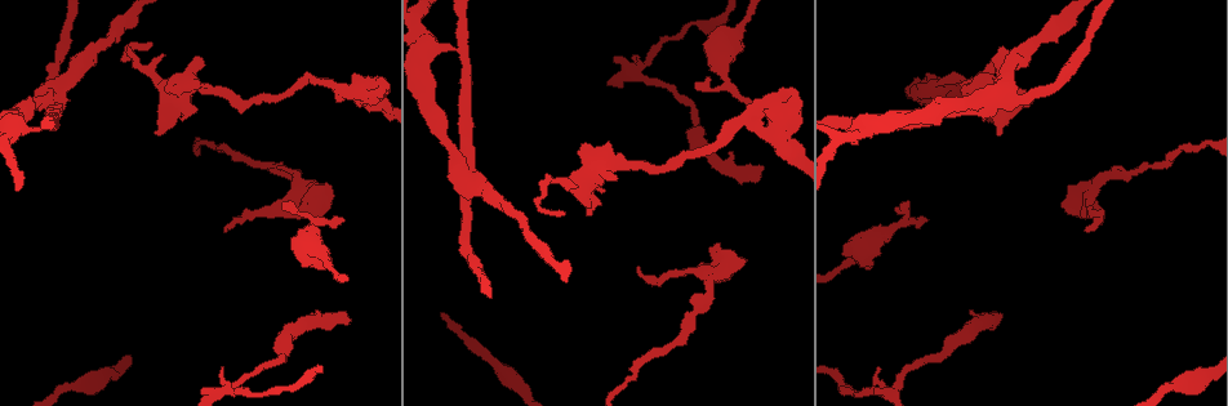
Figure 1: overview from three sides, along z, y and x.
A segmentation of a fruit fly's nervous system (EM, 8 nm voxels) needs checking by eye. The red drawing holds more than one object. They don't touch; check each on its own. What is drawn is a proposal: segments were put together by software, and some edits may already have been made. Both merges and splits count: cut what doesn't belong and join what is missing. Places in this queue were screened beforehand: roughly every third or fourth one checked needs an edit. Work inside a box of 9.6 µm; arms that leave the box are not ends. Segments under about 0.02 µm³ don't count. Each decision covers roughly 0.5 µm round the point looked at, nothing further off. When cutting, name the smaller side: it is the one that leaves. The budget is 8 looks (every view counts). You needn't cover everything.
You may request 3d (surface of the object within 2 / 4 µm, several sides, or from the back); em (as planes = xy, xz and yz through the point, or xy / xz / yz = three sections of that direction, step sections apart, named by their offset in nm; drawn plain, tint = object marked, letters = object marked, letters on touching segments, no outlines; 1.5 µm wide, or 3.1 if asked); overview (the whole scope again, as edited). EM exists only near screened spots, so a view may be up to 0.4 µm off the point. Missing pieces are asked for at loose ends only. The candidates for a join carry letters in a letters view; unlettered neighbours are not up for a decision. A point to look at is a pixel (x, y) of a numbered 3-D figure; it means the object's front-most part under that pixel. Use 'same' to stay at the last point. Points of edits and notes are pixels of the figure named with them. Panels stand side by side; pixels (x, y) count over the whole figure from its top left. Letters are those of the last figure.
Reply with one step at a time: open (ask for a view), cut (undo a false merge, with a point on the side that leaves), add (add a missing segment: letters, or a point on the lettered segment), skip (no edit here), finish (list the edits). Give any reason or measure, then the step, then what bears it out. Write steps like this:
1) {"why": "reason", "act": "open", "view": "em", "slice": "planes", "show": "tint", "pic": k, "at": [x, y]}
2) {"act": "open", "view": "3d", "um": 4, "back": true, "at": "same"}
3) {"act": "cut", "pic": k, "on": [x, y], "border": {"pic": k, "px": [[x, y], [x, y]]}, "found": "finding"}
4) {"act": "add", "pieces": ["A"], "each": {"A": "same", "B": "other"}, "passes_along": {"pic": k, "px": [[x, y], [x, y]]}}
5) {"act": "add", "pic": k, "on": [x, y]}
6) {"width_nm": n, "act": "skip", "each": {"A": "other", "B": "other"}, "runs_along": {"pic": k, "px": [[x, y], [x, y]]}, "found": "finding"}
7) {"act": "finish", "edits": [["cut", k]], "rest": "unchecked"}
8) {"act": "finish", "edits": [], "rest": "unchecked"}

{"why": "free end", "act": "open", "view": "3d", "um": 2, "pic": 1, "at": [343, 219]}

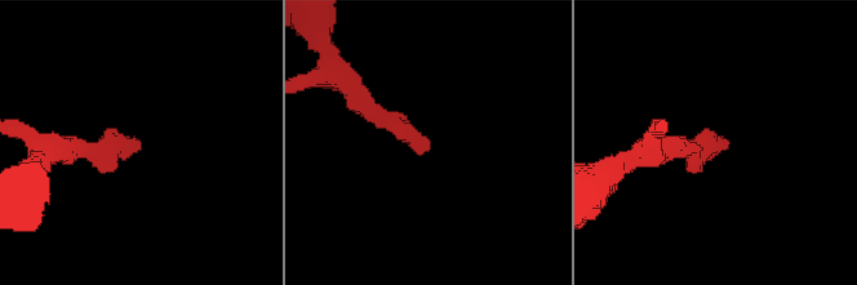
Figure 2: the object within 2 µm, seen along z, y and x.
{"why": "shape alone is not enough", "act": "open", "view": "em", "slice": "yz", "step": 8, "show": "tint", "pic": 2, "at": [427, 145]}

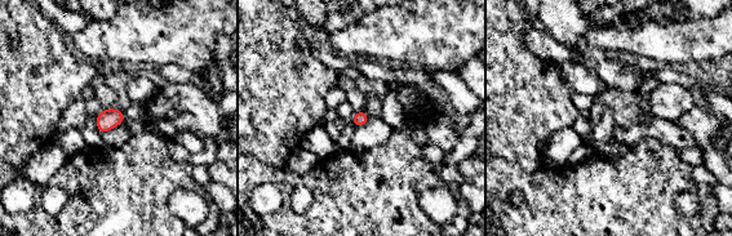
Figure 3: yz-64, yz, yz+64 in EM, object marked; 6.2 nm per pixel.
{"why": "cut it another way", "act": "open", "view": "em", "slice": "planes", "show": "letters", "at": "same"}

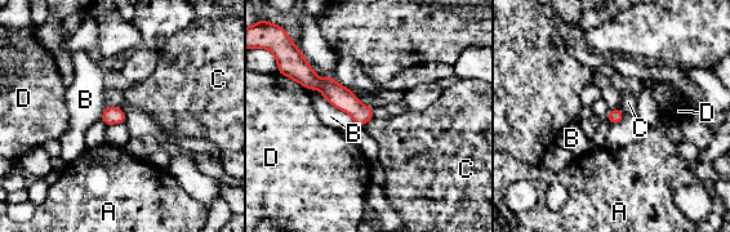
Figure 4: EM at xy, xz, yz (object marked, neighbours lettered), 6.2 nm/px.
{"longest_contact_nm": ["B", 280], "act": "skip", "each": {"A": "other", "B": "other", "C": "other", "D": "other"}, "runs_along": {"pic": 4, "px": [[303, 75], [369, 115]]}, "found": "none of them fits"}

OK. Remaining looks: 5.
{"why": "tapers out", "act": "open", "view": "em", "slice": "planes", "show": "letters", "pic": 1, "at": [637, 267]}

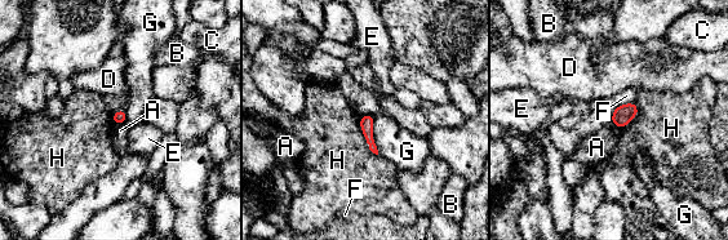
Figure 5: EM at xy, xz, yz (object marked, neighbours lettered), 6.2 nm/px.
{"longest_contact_nm": ["H", 280], "act": "skip", "each": {"A": "other", "B": "other", "C": "other", "D": "other", "E": "other", "F": "other", "G": "other", "H": "other"}, "border": {"pic": 5, "px": [[359, 116], [364, 141], [377, 155]]}, "found": "no lettered segment goes on from it"}

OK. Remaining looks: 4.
{"why": "free end", "act": "open", "view": "em", "slice": "planes", "show": "plain", "pic": 1, "at": [565, 212]}

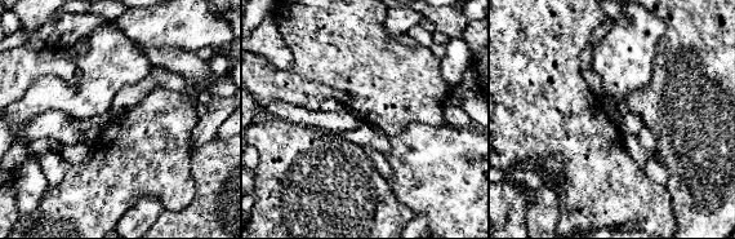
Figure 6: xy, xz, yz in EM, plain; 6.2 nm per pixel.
{"why": "what lies round it", "act": "open", "view": "em", "slice": "planes", "show": "letters", "at": "same"}

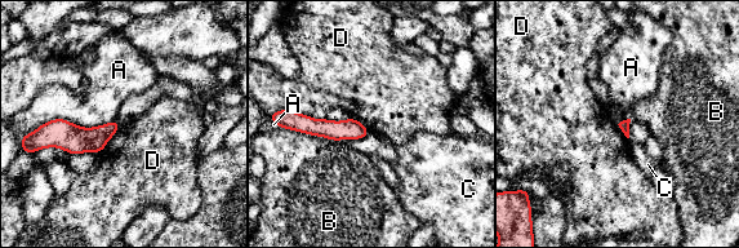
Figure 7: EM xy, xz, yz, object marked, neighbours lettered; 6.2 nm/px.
{"act": "skip", "each": {"A": "other", "B": "other", "C": "other", "D": "other"}, "border": {"pic": 7, "px": [[284, 109], [325, 119]]}, "found": "no lettered segment goes on from it"}

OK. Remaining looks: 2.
{"act": "finish", "edits": [], "rest": "unchecked"}

